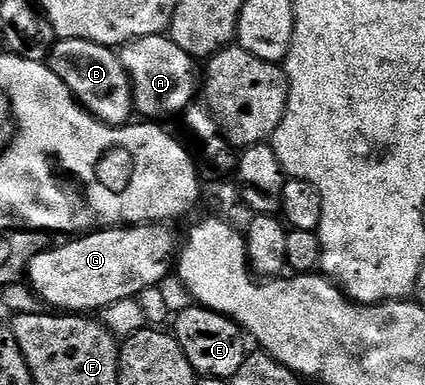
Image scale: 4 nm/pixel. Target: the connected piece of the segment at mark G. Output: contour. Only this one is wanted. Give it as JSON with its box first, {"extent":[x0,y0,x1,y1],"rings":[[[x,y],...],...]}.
{"extent":[28,224,176,314],"rings":[[[140,224],[137,226],[123,226],[121,228],[103,228],[101,230],[95,230],[79,235],[71,244],[62,244],[57,246],[51,246],[46,251],[41,252],[35,260],[30,264],[30,271],[28,273],[28,283],[31,288],[38,294],[38,299],[43,305],[51,304],[51,309],[57,310],[62,314],[94,314],[99,310],[105,310],[112,306],[112,302],[120,302],[121,300],[132,300],[141,297],[141,292],[146,292],[149,288],[157,289],[161,285],[162,281],[167,276],[171,275],[172,269],[176,264],[176,244],[174,248],[174,236],[169,232],[169,227],[166,224]]]}

